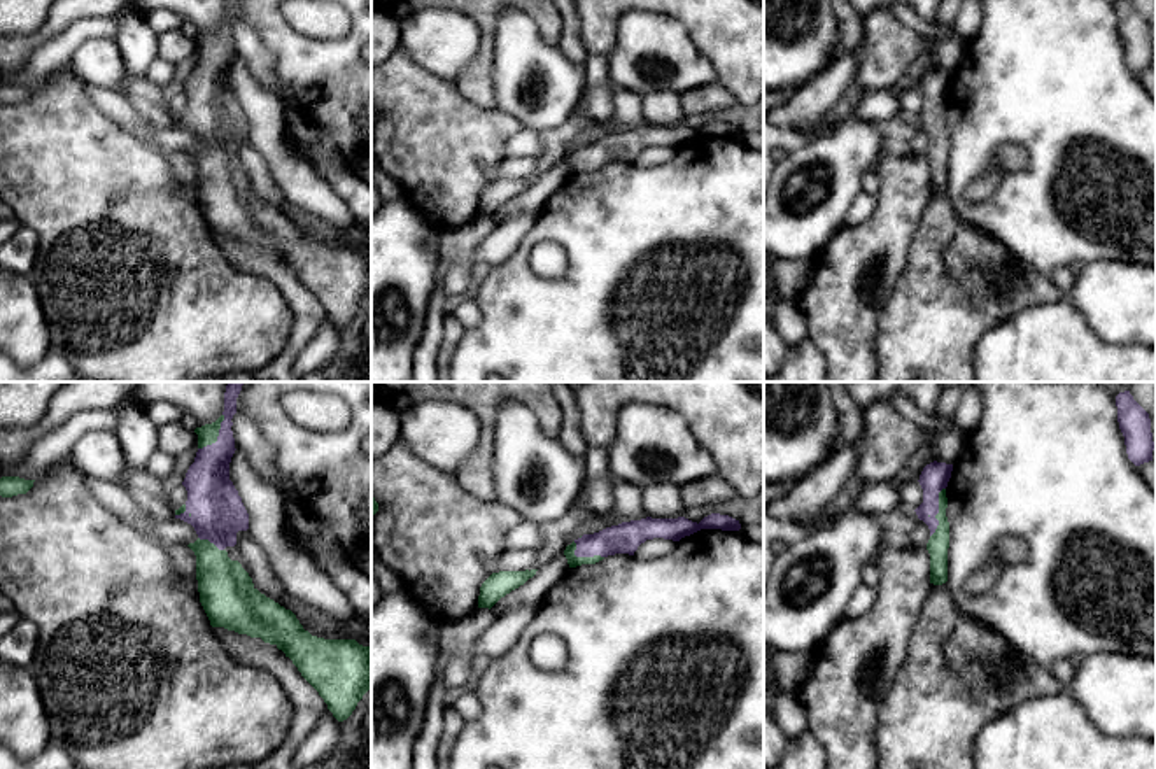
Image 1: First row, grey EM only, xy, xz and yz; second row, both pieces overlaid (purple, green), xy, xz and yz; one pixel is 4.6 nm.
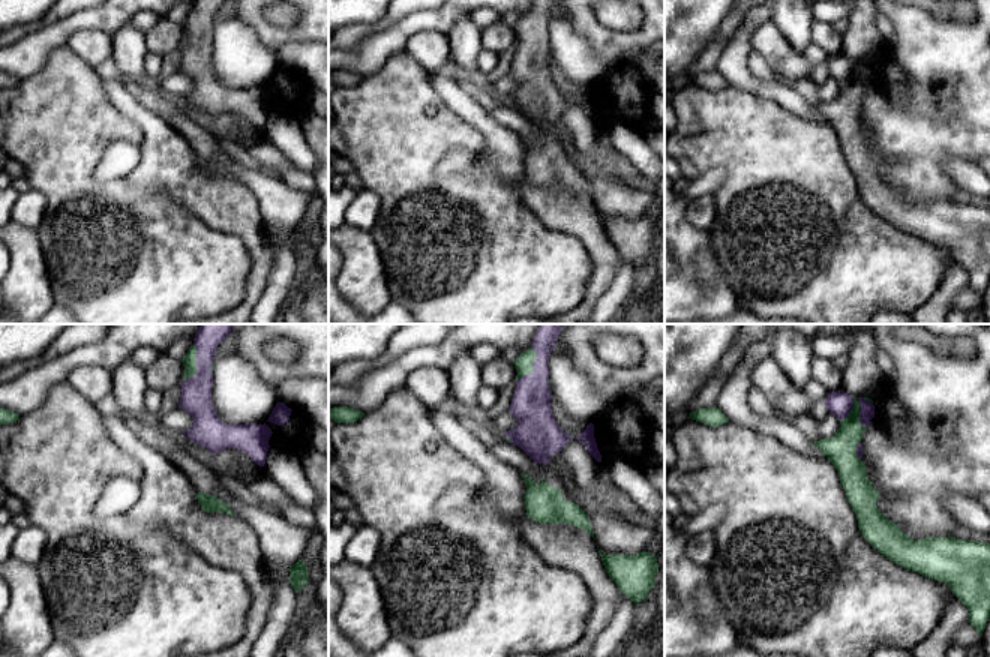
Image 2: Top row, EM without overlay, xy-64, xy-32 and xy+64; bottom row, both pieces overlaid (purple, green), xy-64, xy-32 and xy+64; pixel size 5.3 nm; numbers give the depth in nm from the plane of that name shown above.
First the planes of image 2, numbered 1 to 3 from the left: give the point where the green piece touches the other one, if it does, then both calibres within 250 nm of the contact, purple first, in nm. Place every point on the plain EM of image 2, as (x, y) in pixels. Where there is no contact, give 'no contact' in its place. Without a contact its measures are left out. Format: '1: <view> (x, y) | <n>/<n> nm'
1: xy-64 (197, 29) | 160/80 nm
2: xy-32 (533, 32) | 200/100 nm
3: xy+64 (860, 77) | 80/170 nm

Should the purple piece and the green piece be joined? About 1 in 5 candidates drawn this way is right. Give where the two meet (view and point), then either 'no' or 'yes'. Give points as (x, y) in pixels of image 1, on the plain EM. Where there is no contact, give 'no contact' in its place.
meets purple in yz at (937, 119); yes

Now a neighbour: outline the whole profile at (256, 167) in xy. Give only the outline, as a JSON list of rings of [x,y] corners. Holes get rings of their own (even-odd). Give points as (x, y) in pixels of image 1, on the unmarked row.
[[[236,140],[236,156],[247,173],[247,180],[252,186],[254,196],[257,196],[266,205],[273,207],[285,217],[294,215],[294,208],[287,201],[282,187],[271,175],[266,158],[247,140]]]

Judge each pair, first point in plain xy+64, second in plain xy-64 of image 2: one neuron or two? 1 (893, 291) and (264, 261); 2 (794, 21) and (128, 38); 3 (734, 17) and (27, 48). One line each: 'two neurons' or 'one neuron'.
1: two neurons
2: one neuron
3: two neurons

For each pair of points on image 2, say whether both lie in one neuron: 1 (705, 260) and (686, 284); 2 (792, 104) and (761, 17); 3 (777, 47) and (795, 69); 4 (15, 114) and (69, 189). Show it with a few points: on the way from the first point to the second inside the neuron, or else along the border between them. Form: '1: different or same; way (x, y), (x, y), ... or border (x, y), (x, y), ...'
1: different; border (711, 251), (698, 254), (696, 278), (699, 281)
2: same; way (765, 89), (755, 86), (740, 71), (740, 42)
3: same; way (780, 53), (789, 63)
4: same; way (33, 132), (59, 158), (63, 171)

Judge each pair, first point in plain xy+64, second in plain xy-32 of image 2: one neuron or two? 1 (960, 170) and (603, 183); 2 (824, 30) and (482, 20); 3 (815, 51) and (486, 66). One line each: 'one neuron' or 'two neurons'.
1: two neurons
2: two neurons
3: one neuron

